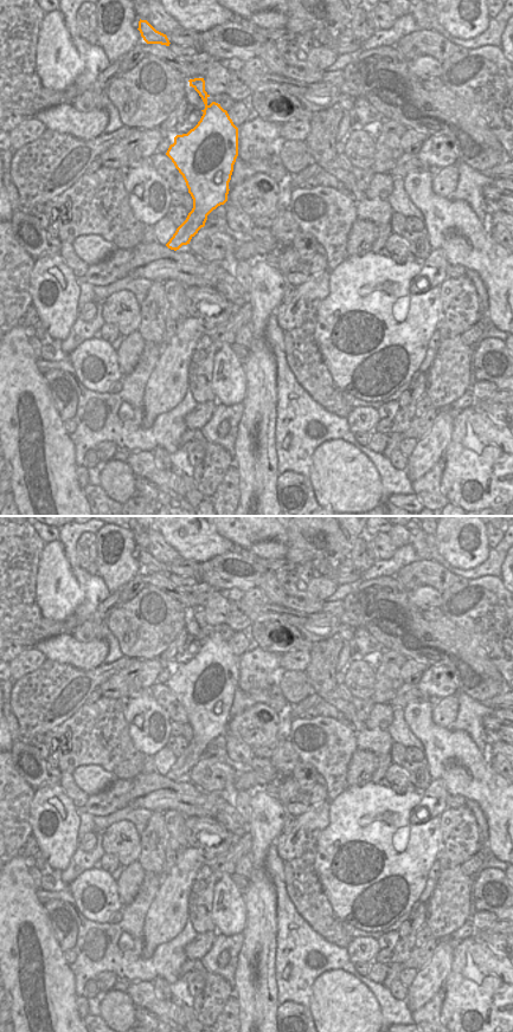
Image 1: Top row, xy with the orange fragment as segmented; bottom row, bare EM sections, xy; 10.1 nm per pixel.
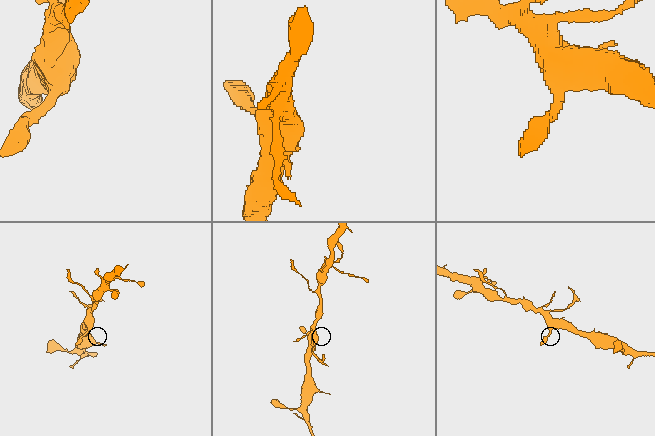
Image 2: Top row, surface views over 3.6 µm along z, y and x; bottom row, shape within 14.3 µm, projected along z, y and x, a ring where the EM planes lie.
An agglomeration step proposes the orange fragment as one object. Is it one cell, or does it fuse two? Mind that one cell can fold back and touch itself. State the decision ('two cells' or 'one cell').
two cells

